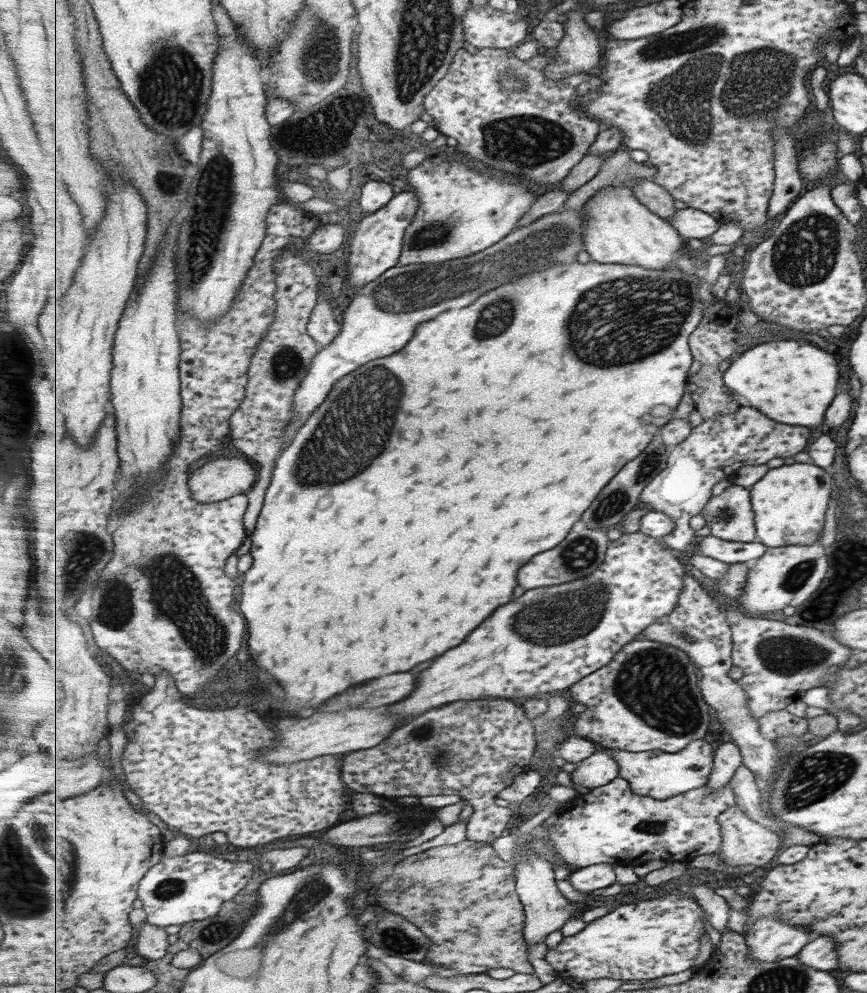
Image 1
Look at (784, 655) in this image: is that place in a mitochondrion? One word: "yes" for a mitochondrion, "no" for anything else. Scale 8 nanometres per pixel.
yes

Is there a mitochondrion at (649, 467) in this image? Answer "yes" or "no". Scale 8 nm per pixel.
yes

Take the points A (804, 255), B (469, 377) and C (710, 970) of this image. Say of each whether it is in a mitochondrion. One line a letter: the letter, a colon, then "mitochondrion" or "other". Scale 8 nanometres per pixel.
A: mitochondrion
B: other
C: other

